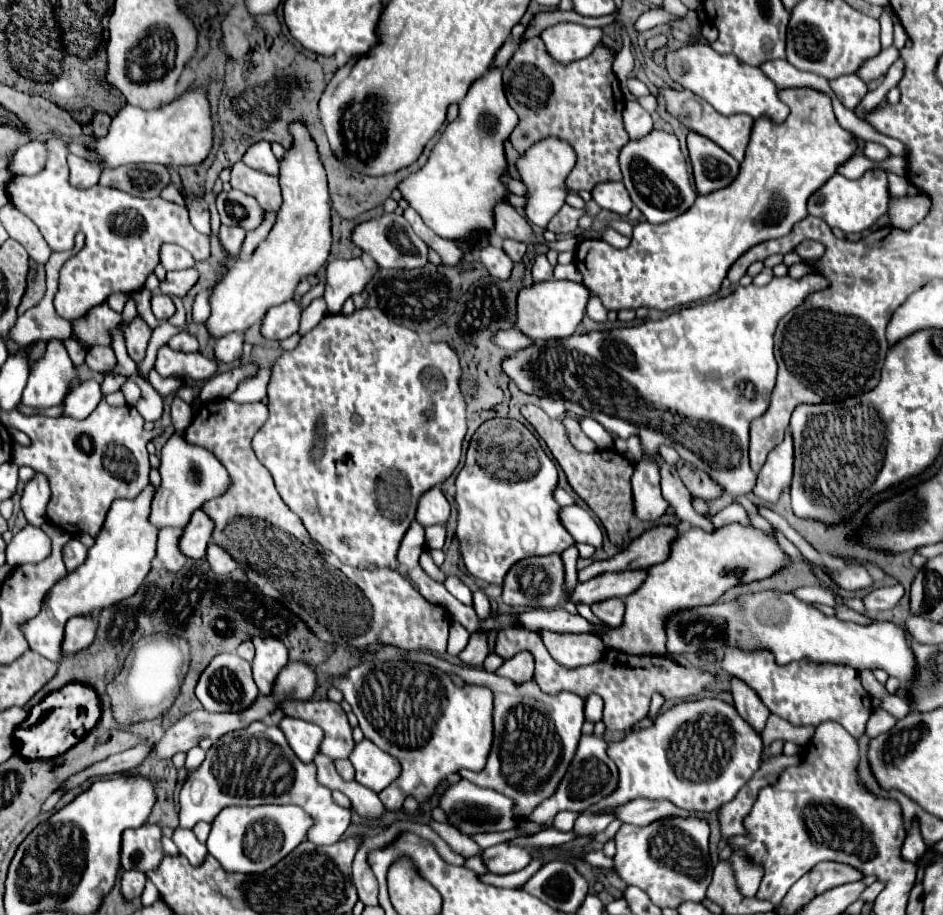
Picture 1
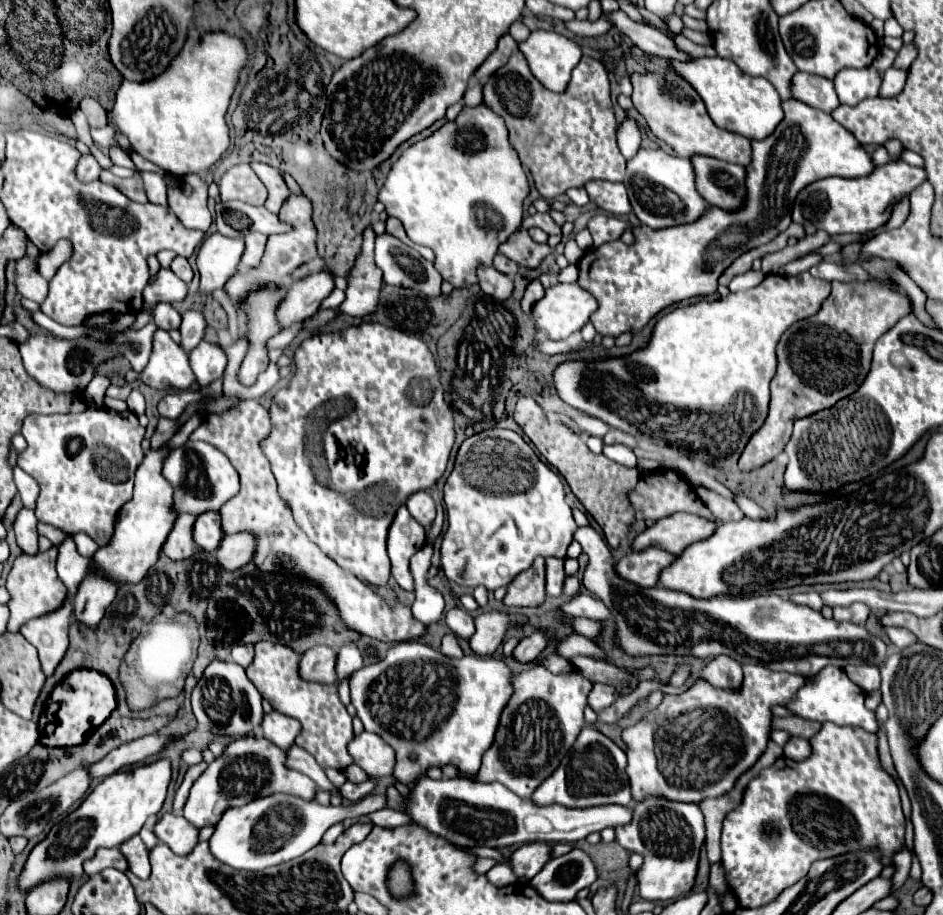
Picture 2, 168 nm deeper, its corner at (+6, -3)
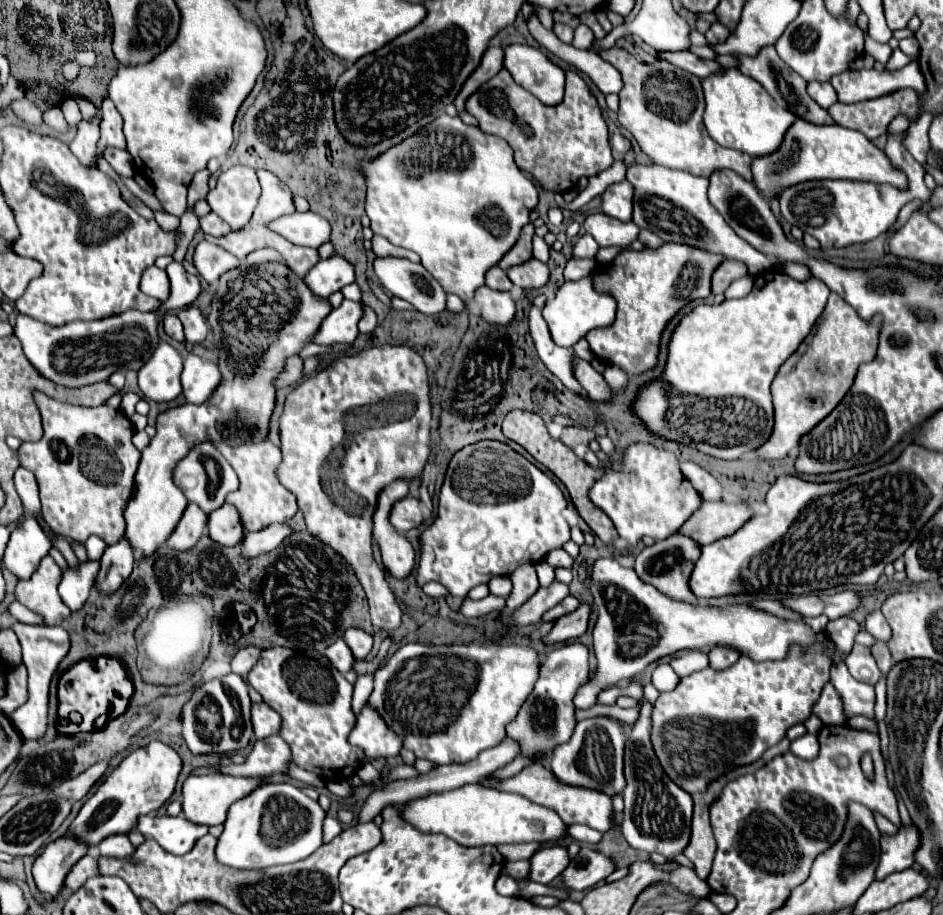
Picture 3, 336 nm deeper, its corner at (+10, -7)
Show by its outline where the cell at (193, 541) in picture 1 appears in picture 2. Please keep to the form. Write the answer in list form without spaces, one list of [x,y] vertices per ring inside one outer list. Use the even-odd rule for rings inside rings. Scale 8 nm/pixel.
[[[206,512],[206,514],[198,516],[198,520],[194,524],[194,542],[200,548],[204,548],[208,552],[218,548],[218,544],[222,542],[222,536],[224,536],[220,520],[222,518],[218,516],[218,512]]]

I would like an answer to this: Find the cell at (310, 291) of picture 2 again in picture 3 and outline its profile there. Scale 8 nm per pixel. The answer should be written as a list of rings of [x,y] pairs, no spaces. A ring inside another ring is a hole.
[[[330,256],[312,268],[304,276],[304,282],[318,298],[328,298],[354,282],[354,268],[346,260],[340,260],[340,256]]]

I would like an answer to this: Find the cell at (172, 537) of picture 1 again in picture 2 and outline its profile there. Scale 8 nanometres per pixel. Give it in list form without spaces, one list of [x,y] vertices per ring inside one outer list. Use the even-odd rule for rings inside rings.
[[[180,514],[170,536],[166,538],[162,550],[168,558],[172,560],[186,560],[188,556],[194,554],[194,540],[192,540],[192,528],[194,528],[194,520],[196,516],[190,514]]]

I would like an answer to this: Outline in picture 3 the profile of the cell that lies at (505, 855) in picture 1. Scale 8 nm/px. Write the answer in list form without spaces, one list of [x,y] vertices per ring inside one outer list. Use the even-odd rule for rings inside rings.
[[[560,844],[544,846],[530,858],[530,874],[528,876],[534,882],[548,884],[556,876],[560,876],[562,868],[566,868],[568,862],[570,862],[570,858],[568,858],[566,846],[560,846]]]

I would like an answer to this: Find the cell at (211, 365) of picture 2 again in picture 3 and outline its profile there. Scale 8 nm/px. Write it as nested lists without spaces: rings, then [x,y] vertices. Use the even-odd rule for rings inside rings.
[[[190,354],[184,360],[184,372],[182,372],[182,388],[184,396],[192,404],[206,402],[212,392],[218,388],[222,376],[216,364]]]

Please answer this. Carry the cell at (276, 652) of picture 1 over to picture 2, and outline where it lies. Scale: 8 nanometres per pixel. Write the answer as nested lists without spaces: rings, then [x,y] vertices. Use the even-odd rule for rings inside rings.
[[[258,642],[254,662],[246,668],[246,674],[274,710],[300,720],[302,732],[296,738],[298,746],[308,750],[322,768],[344,770],[354,762],[346,750],[348,742],[354,738],[352,716],[340,702],[336,684],[310,684],[302,680],[302,676],[298,676],[298,664],[300,654],[292,648],[276,642]]]

